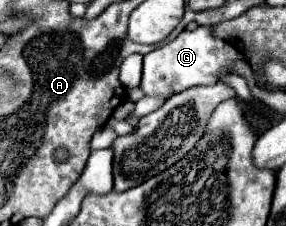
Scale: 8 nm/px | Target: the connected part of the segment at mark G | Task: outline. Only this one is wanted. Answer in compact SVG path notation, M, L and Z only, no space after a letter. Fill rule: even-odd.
M197 27L195 31L185 29L171 43L163 45L163 47L157 47L155 51L151 51L151 53L147 53L143 57L143 79L139 83L139 89L143 93L145 93L145 89L151 91L151 93L145 93L145 95L165 91L159 97L169 99L171 95L181 93L181 91L185 91L189 87L217 83L217 79L219 79L219 75L223 71L237 73L233 65L241 57L243 55L241 55L241 51L237 47L233 47L231 43L227 43L223 39L213 37L209 27Z

